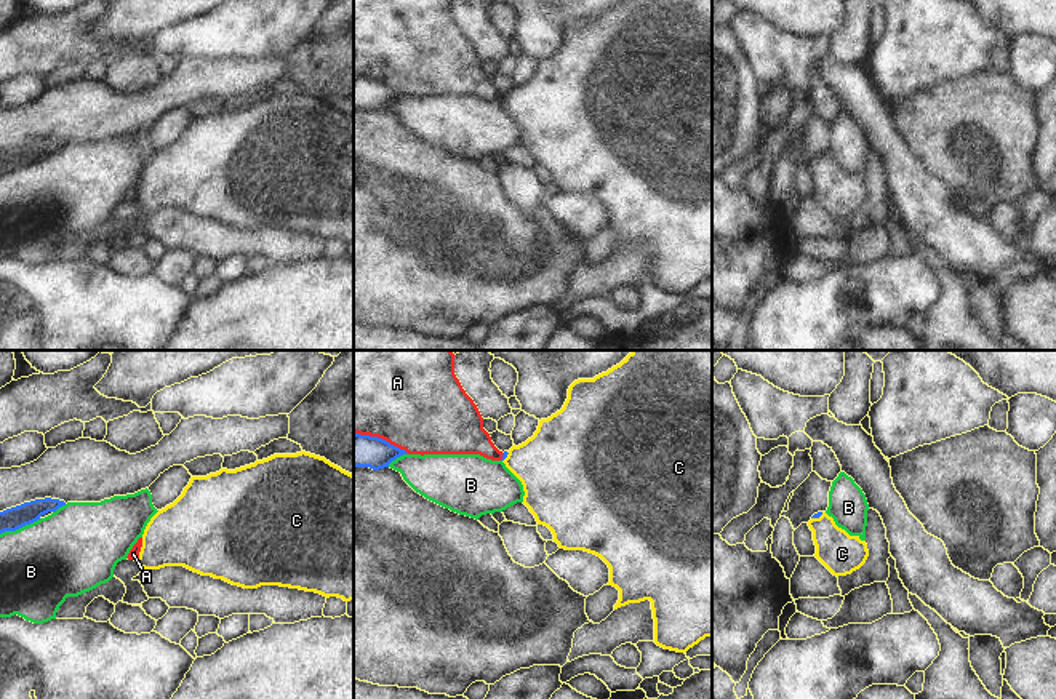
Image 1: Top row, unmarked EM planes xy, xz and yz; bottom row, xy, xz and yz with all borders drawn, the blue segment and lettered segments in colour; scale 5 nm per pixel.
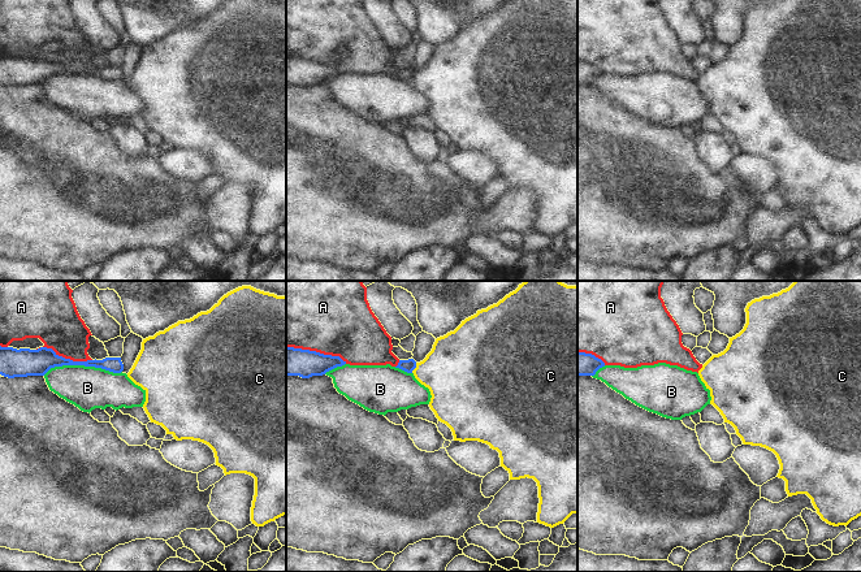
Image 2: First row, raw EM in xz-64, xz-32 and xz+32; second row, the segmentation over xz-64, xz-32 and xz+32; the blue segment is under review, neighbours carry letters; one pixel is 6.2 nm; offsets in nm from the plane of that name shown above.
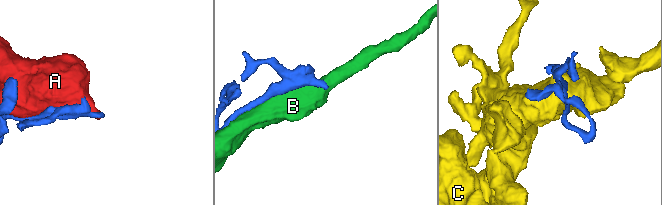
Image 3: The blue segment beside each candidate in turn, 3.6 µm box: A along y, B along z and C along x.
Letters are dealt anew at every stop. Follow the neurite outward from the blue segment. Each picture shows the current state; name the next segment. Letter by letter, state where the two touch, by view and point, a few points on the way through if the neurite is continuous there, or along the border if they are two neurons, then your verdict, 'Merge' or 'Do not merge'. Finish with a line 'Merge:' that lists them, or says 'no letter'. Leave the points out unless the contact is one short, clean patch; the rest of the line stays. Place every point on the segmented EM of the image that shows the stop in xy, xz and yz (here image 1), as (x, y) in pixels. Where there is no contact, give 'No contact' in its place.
A: Touches blue at xz (381, 439). Do not merge
B: Touches blue at xz (397, 456). Do not merge
C: Touches blue at yz (816, 517). Boundary: yz (823, 512), (812, 519). Do not merge
Merge: no letter

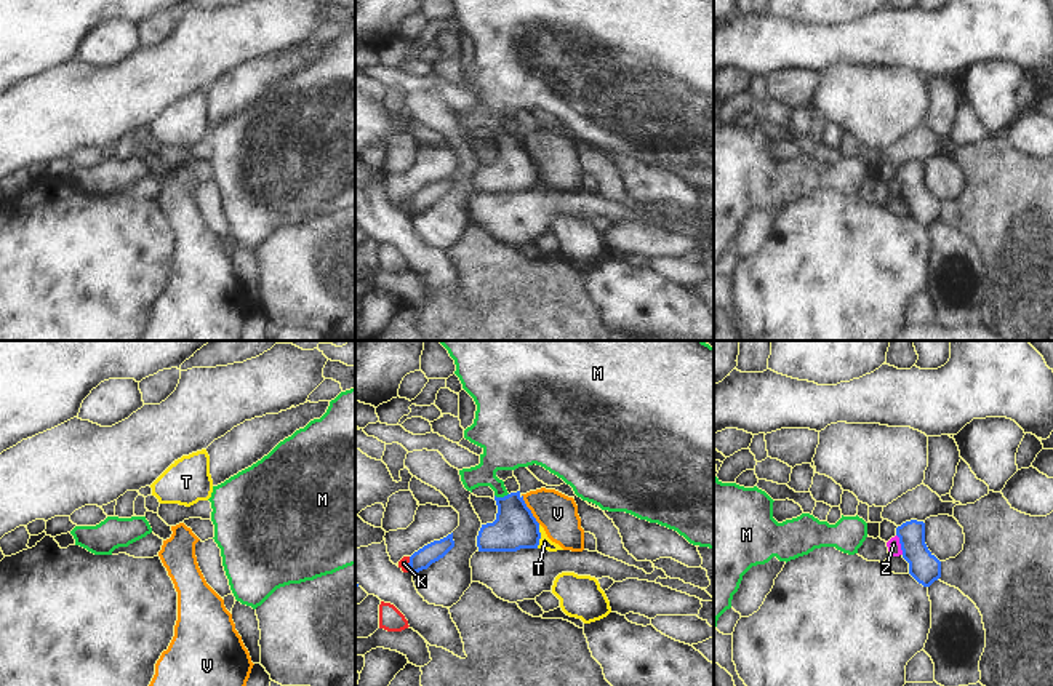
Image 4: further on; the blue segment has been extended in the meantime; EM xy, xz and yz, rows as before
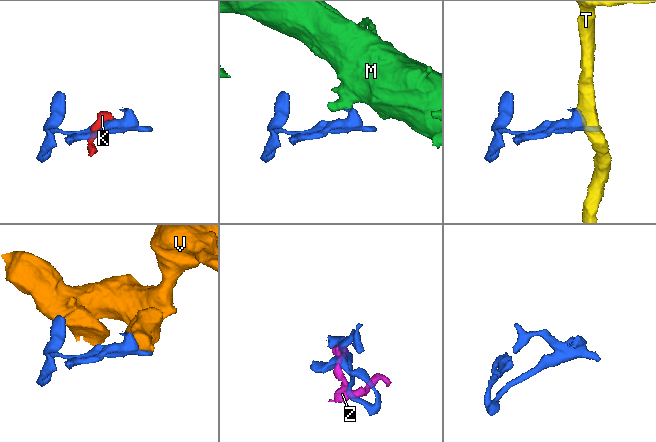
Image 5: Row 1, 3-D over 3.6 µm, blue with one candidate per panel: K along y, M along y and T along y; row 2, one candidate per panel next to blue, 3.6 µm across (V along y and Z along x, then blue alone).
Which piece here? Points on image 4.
K: Touches blue at xz (408, 565). Boundary: xz (410, 557), (408, 571). Do not merge
M: Touches blue at xz (501, 498). Path across: xz (514, 528), (512, 510), (501, 498), (492, 461), (504, 448). Merge
T: Touches blue at xz (540, 536). Boundary: xz (540, 525), (540, 544), (536, 547). Do not merge
V: Touches blue at xz (528, 509). Boundary: xz (522, 494), (532, 515), (540, 523). Do not merge
Z: Touches blue at yz (901, 544). Do not merge
Merge: M

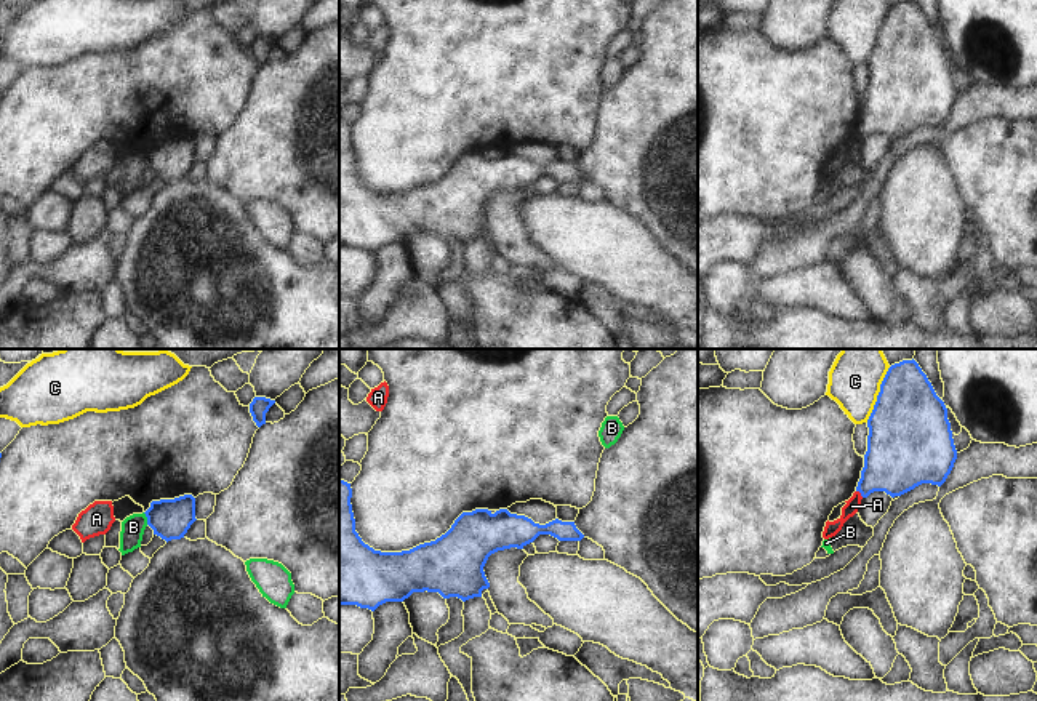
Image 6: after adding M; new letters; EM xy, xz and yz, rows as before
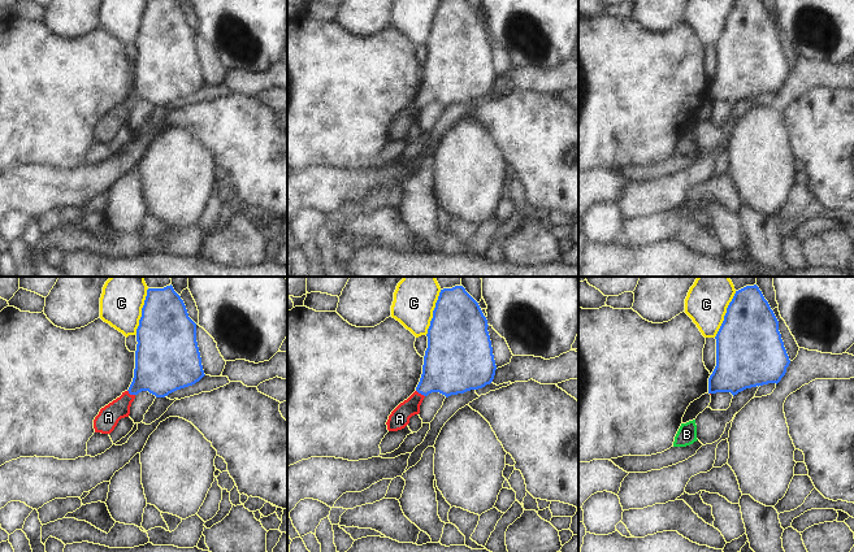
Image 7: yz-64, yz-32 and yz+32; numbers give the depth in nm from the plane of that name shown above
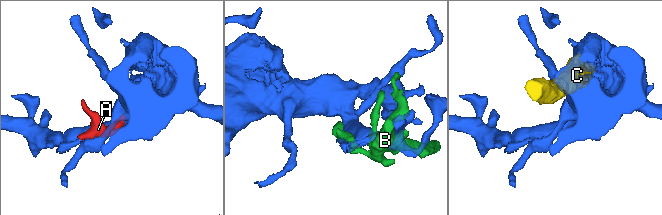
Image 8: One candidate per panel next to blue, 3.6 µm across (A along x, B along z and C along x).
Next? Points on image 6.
A: Touches blue at yz (860, 492). Path across: yz (898, 460), (860, 492), (852, 506). Merge
B: Touches blue at xy (148, 519). Do not merge
C: Touches blue at yz (879, 394). Do not merge
Merge: A

